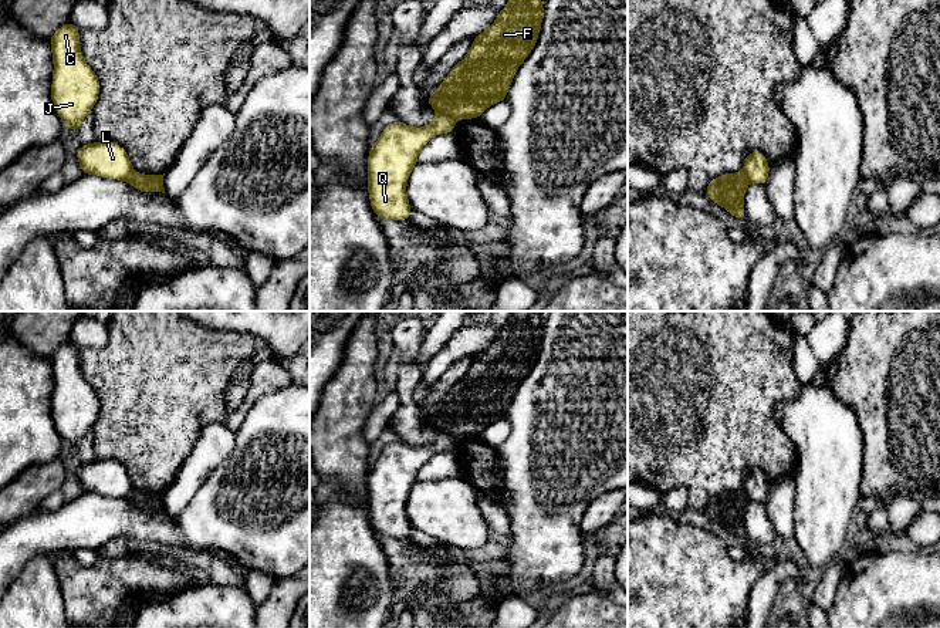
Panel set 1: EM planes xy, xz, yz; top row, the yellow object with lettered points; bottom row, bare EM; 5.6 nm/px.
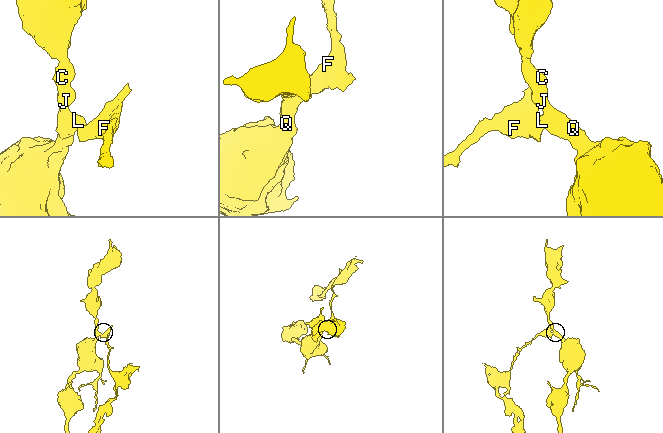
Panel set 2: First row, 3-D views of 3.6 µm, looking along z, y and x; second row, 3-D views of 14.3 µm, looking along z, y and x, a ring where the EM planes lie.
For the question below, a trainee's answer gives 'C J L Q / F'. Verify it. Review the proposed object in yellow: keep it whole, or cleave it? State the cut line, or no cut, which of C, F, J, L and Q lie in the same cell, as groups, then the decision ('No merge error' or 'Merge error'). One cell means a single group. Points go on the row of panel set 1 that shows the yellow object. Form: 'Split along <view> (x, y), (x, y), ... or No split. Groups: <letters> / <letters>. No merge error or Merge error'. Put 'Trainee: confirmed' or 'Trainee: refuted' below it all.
Split along xz (439, 110), (453, 118). Groups: C J L Q / F. Merge error
Trainee: confirmed

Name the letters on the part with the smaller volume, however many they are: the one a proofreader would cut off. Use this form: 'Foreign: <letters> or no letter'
Foreign: F

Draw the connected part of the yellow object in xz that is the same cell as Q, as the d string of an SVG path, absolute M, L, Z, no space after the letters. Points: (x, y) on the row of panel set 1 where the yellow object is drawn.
M440 111L425 128L412 128L399 121L383 128L368 156L368 193L376 216L409 220L412 207L406 183L417 163L417 153L435 135L453 131L453 118Z

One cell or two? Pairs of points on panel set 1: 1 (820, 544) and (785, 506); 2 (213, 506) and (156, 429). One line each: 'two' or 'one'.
1: two
2: two

